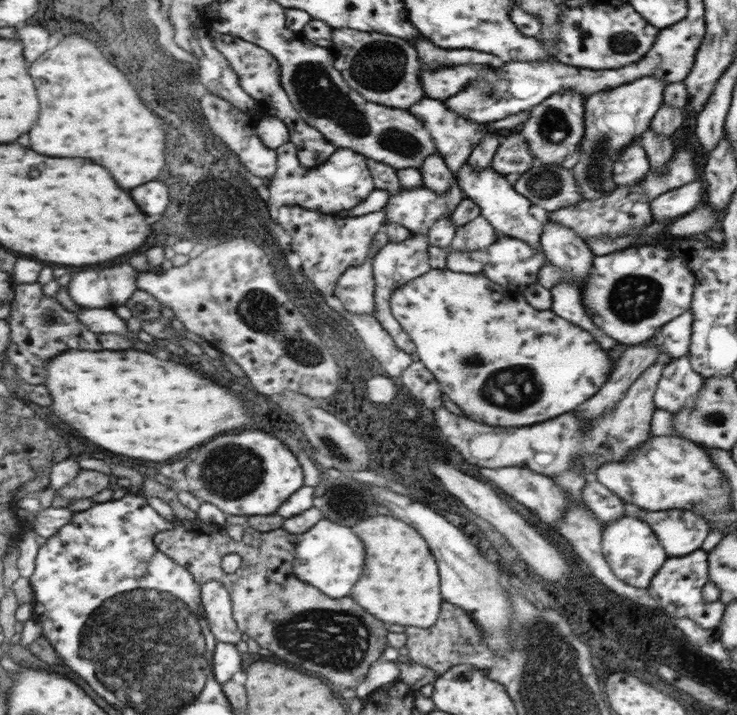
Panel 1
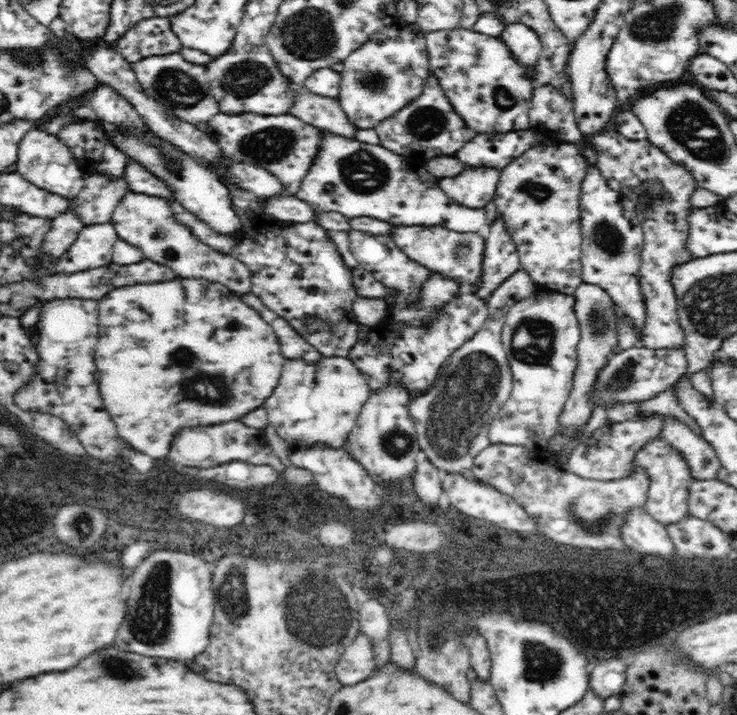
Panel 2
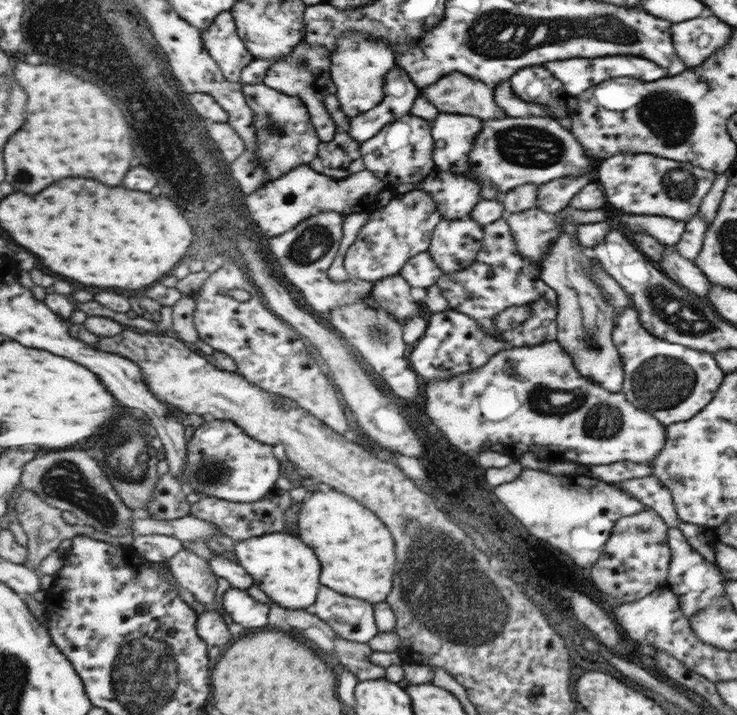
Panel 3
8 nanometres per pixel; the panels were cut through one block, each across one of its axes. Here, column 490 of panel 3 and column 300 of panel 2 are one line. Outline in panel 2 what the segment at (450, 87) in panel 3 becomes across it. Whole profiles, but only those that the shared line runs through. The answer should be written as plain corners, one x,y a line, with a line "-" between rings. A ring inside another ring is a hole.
306,88
296,90
296,102
290,108
290,114
294,114
298,120
312,124
320,130
330,130
338,136
348,136
354,140
356,126
344,116
344,110
340,108
338,100
324,98
308,92

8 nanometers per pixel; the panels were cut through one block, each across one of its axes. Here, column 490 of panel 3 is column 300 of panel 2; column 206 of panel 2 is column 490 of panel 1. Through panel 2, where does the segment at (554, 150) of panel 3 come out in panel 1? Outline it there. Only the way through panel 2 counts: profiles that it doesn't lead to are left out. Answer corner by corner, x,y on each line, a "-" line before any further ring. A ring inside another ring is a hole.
423,98
421,102
413,104
413,108
409,108
407,112
411,112
415,118
419,118
423,122
423,126
429,130
433,142
437,144
437,156
441,156
443,162
447,164
447,168
451,170
453,182
447,188
447,192
443,192
443,194
437,194
437,192
433,192
429,188
423,188
423,186
413,188
413,190
401,190
395,196
389,196
383,210
387,214
387,222
401,224
409,232
421,232
421,234
427,236
427,232
435,226
435,222
441,220
445,214
451,214
457,208
457,204
461,204
461,200
465,198
461,186
455,180
455,176
459,174
461,166
467,164
473,148
477,148
477,144
481,144
483,136
491,134
493,130
489,130
489,124
477,124
477,122
471,122
467,118
461,118
459,114
445,108
443,102
433,100
433,98

